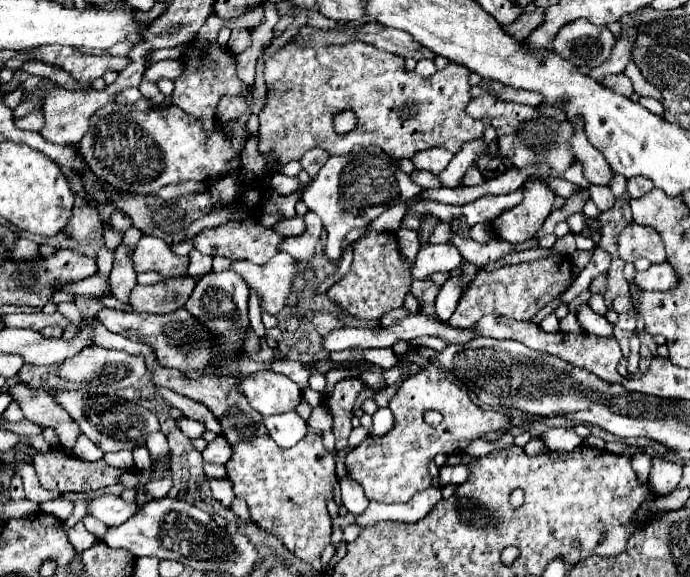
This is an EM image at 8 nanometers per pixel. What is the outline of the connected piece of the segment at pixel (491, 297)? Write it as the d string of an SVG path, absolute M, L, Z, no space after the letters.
M562 255L518 263L518 265L504 265L494 271L478 269L472 283L464 289L460 303L448 323L454 327L468 327L480 321L488 313L506 315L516 321L528 321L546 303L550 303L556 295L560 295L570 283L572 283L572 263L568 257Z

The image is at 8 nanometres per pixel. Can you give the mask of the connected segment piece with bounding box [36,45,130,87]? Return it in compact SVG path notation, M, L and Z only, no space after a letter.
M60 45L38 47L36 55L38 55L38 59L42 63L56 63L56 65L60 65L82 87L88 87L92 79L102 77L106 71L120 73L124 67L130 65L130 59L128 57L90 55L90 53L82 53L76 47L60 47Z

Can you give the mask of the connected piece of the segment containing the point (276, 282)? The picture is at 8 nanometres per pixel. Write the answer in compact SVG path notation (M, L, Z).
M280 251L266 265L254 265L248 261L232 261L228 257L216 257L212 269L224 271L224 269L232 269L232 265L234 265L234 271L248 283L248 287L260 295L262 307L270 315L278 315L286 305L294 279L298 277L298 263L292 257L288 257L288 253Z

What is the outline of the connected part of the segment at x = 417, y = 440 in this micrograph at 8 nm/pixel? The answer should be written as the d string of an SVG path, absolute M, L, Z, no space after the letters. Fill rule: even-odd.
M428 365L418 375L408 377L390 399L394 413L394 427L382 437L366 437L356 449L346 455L346 471L356 479L366 497L380 503L408 503L418 491L432 485L428 463L438 455L464 455L472 441L488 431L510 427L510 417L500 411L486 411L472 403L466 391L450 381L442 369ZM428 409L440 409L444 417L440 425L432 427L424 421Z

